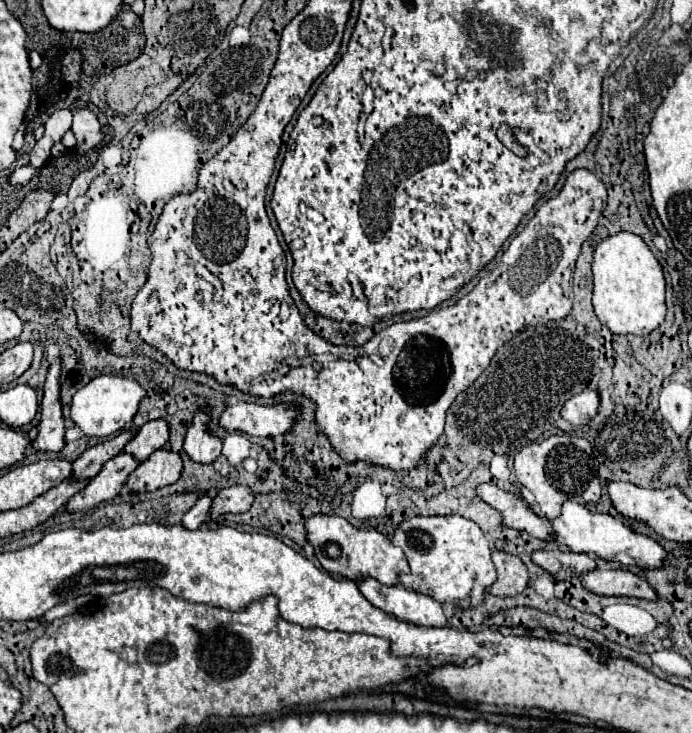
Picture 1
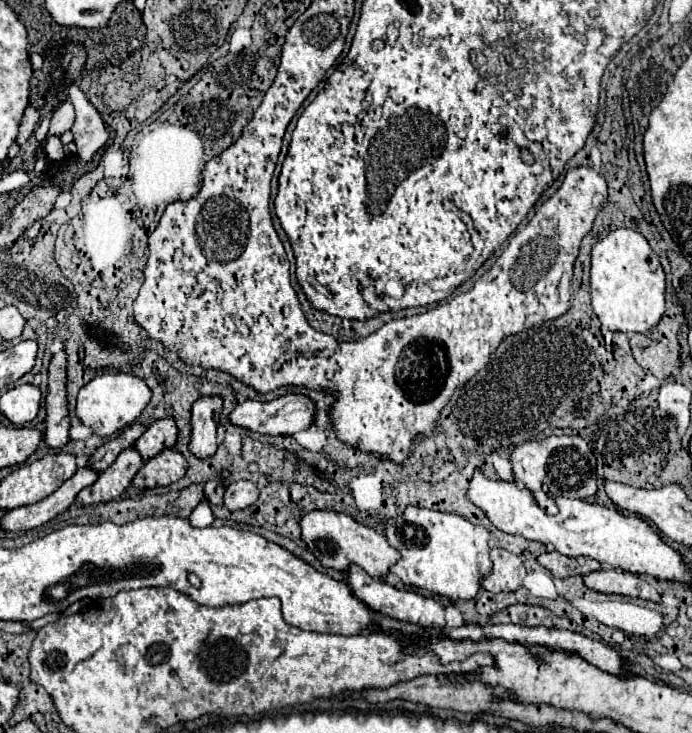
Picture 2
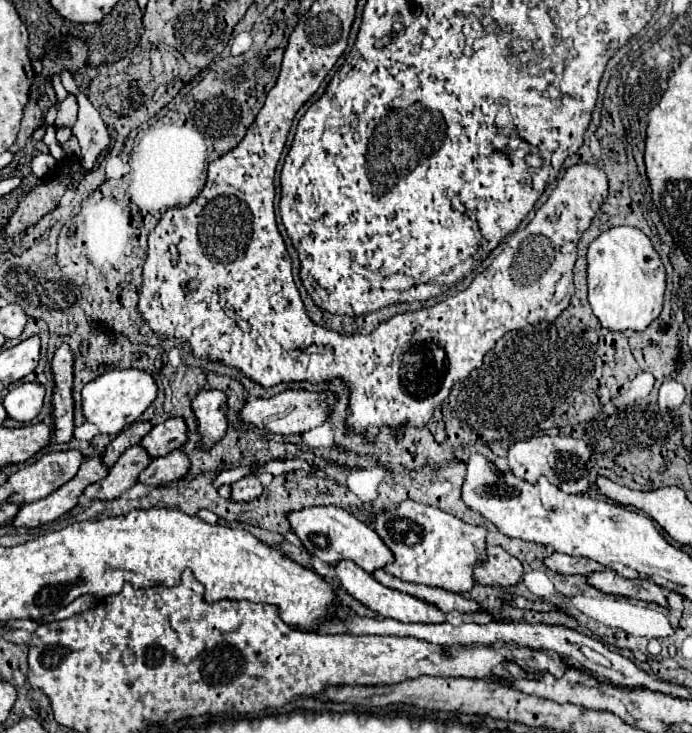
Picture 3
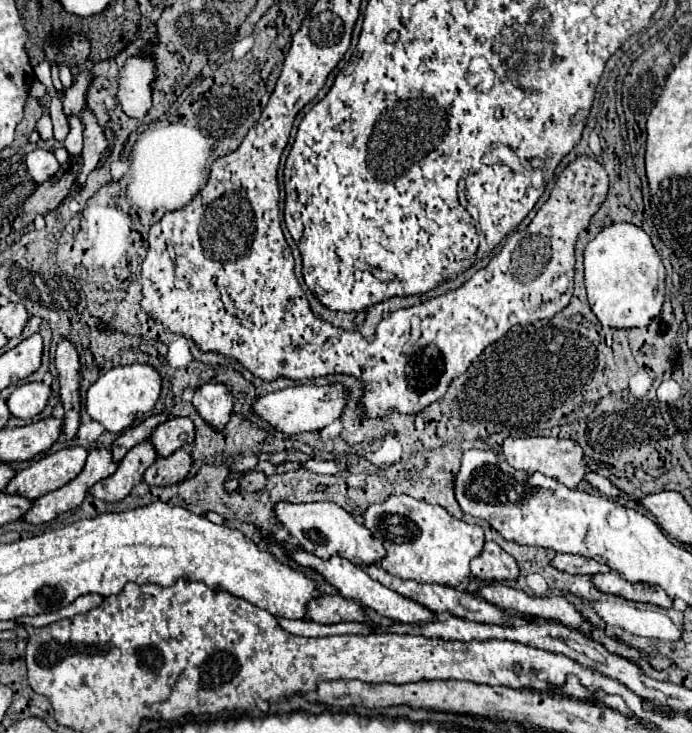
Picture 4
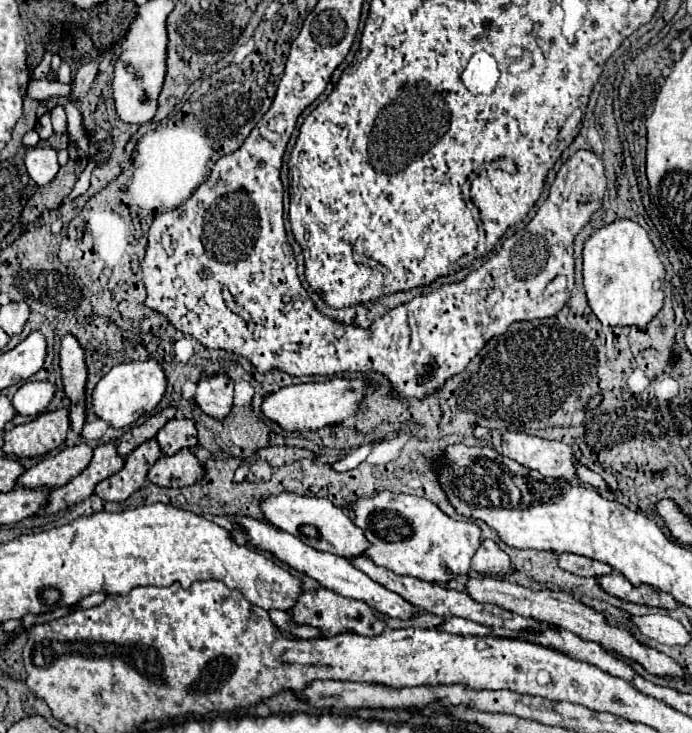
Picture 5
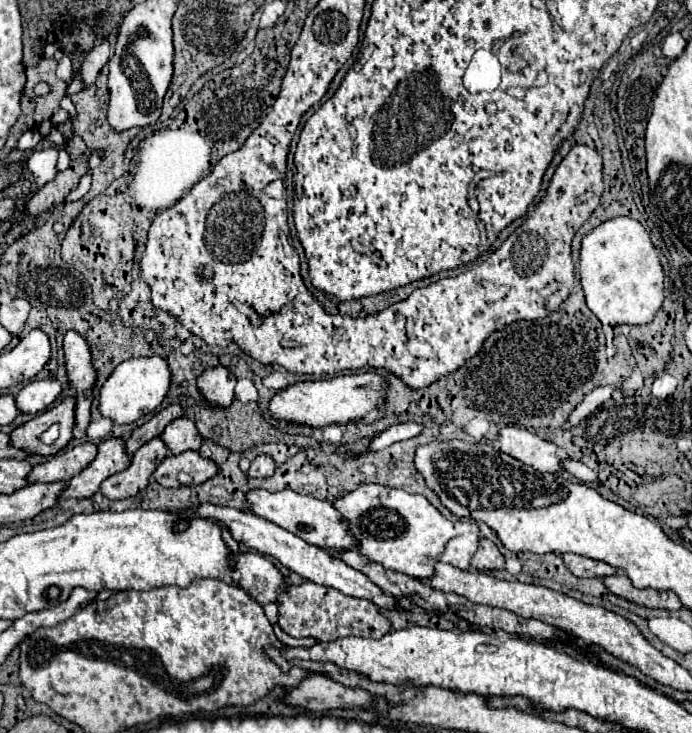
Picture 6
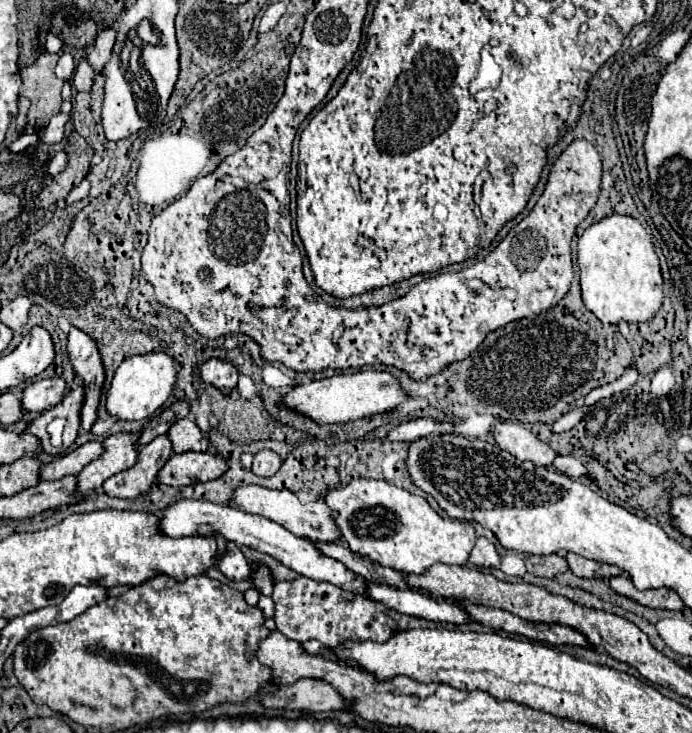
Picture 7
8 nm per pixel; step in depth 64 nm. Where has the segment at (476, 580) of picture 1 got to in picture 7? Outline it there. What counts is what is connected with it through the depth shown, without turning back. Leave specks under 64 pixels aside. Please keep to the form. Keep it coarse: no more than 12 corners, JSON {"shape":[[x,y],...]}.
{"shape":[[386,480],[330,490],[352,552],[404,574],[468,564],[472,522]]}

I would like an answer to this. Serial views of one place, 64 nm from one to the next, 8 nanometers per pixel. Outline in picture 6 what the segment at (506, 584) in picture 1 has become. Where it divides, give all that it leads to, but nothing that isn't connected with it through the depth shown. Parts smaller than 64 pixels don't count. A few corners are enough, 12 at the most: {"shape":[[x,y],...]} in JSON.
{"shape":[[482,538],[470,566],[480,572],[504,570],[504,556]]}

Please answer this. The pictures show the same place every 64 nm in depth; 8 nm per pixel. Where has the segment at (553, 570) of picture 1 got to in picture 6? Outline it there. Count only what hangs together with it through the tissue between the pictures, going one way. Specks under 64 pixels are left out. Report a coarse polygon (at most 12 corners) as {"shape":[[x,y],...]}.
{"shape":[[564,554],[564,566],[578,578],[606,578],[614,566]]}

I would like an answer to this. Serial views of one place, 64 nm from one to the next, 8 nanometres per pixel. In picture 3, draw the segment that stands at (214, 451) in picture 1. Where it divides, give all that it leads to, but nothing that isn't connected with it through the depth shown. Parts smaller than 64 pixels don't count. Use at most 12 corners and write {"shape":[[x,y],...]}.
{"shape":[[202,390],[192,400],[200,448],[226,434],[226,394]]}

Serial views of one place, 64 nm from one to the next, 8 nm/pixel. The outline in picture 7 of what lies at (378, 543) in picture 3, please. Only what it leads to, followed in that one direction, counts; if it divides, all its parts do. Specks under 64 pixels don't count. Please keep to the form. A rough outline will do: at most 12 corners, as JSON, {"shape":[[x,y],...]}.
{"shape":[[242,486],[234,504],[312,542],[342,538],[322,498]]}

